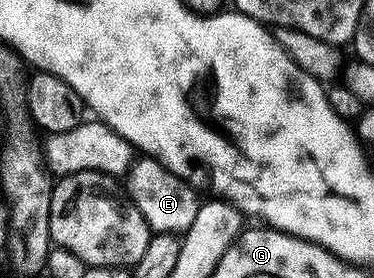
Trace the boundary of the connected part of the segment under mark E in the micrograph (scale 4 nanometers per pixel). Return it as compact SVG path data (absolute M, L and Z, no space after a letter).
M141 155L129 166L129 172L123 181L127 196L133 206L143 215L154 234L184 234L195 223L195 215L200 211L202 202L197 201L198 190L189 182L177 177L163 162L148 155Z

